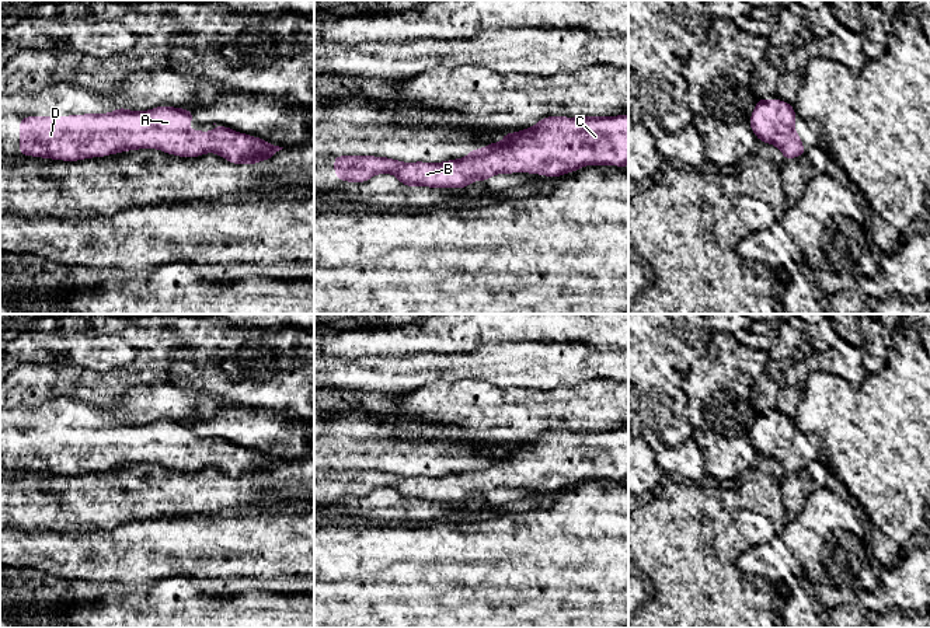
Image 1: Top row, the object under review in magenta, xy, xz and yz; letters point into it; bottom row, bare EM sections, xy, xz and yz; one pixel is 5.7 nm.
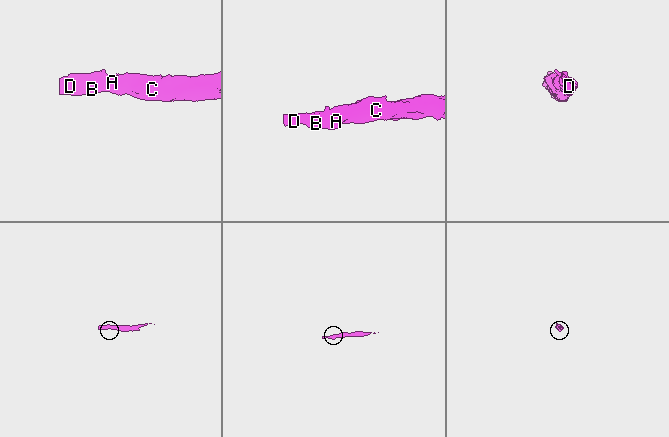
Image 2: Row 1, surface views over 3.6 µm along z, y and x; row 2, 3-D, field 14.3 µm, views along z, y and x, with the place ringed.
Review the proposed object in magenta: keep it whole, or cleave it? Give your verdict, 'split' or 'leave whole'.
leave whole

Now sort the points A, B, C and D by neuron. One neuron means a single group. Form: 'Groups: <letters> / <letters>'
Groups: A B C D

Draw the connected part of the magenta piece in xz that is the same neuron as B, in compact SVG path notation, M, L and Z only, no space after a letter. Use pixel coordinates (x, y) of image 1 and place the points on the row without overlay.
M628 428L617 430L547 430L520 446L504 447L504 454L470 464L464 472L442 477L404 477L376 470L335 470L339 495L366 496L376 488L391 488L405 500L467 502L497 488L529 486L557 492L585 479L628 479Z

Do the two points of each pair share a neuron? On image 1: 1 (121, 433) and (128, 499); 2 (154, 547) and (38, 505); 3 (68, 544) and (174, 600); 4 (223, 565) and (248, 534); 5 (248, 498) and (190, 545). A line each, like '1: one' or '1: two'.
1: two
2: two
3: two
4: one
5: two

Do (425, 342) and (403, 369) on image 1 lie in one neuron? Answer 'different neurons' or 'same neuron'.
different neurons

